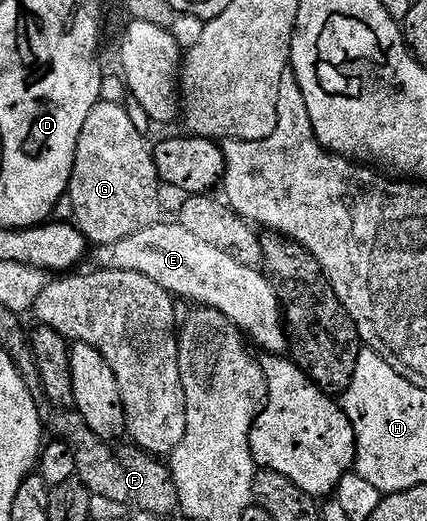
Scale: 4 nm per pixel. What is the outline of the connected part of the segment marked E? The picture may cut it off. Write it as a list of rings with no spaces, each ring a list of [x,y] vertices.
[[[160,221],[154,226],[144,228],[144,232],[136,232],[116,244],[99,246],[93,254],[93,265],[97,269],[138,272],[140,276],[148,276],[148,280],[160,284],[160,288],[164,288],[175,299],[187,298],[190,302],[198,302],[194,304],[199,307],[220,312],[236,329],[241,330],[251,343],[254,341],[260,349],[267,350],[267,355],[282,356],[287,353],[288,331],[282,317],[282,305],[278,303],[278,297],[269,277],[261,269],[240,264],[232,260],[232,256],[224,256],[220,248],[212,248],[212,244],[204,244],[200,236],[192,236],[192,232],[178,225],[177,221]]]

